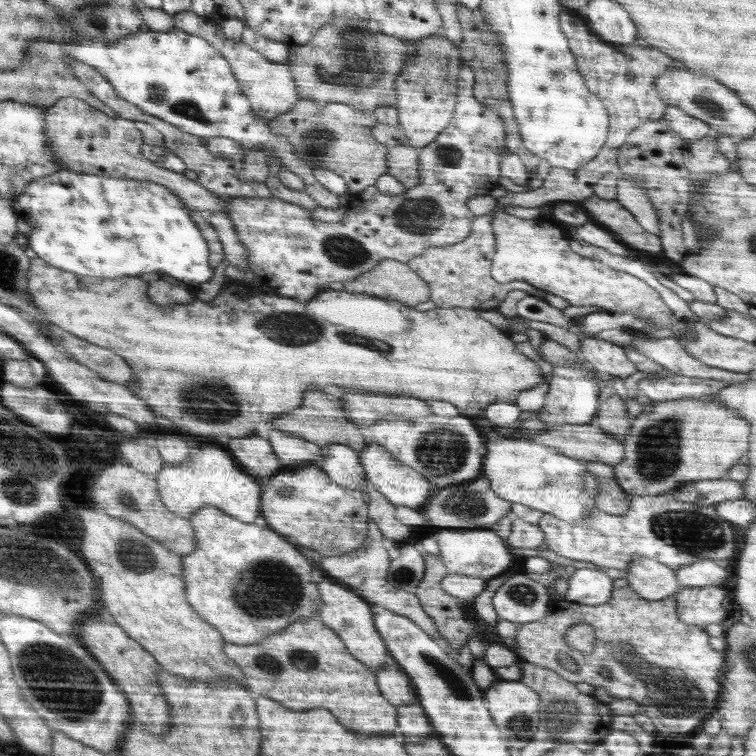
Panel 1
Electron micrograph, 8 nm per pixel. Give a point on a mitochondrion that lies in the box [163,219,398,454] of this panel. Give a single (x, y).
(201, 397)

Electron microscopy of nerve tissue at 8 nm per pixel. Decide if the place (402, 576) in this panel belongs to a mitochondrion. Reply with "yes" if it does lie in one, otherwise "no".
yes

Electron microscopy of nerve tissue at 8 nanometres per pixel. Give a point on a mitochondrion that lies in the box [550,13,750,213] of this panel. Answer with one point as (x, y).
(714, 108)

